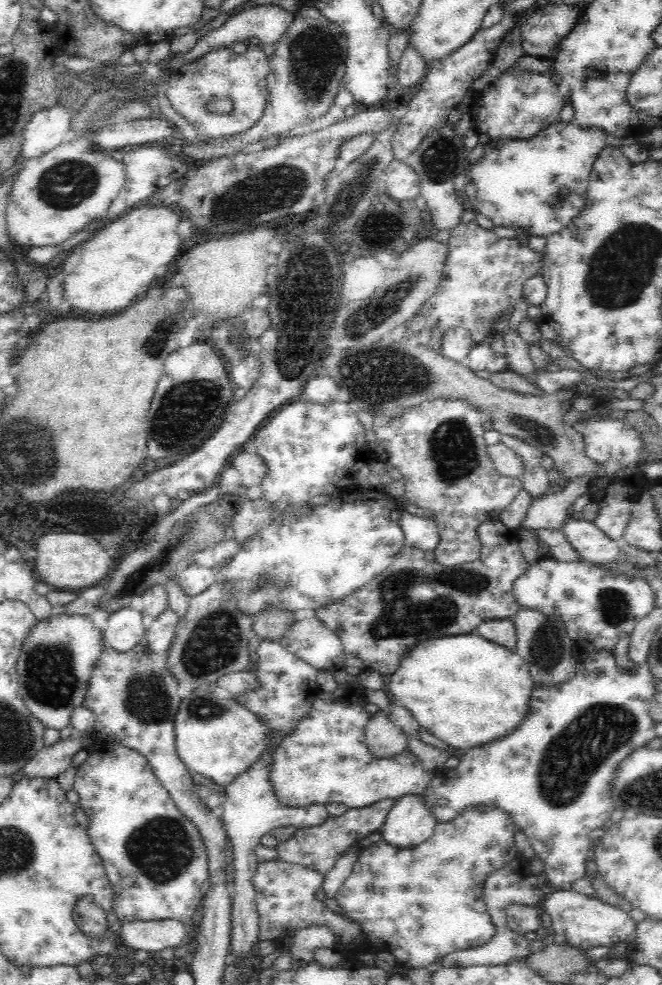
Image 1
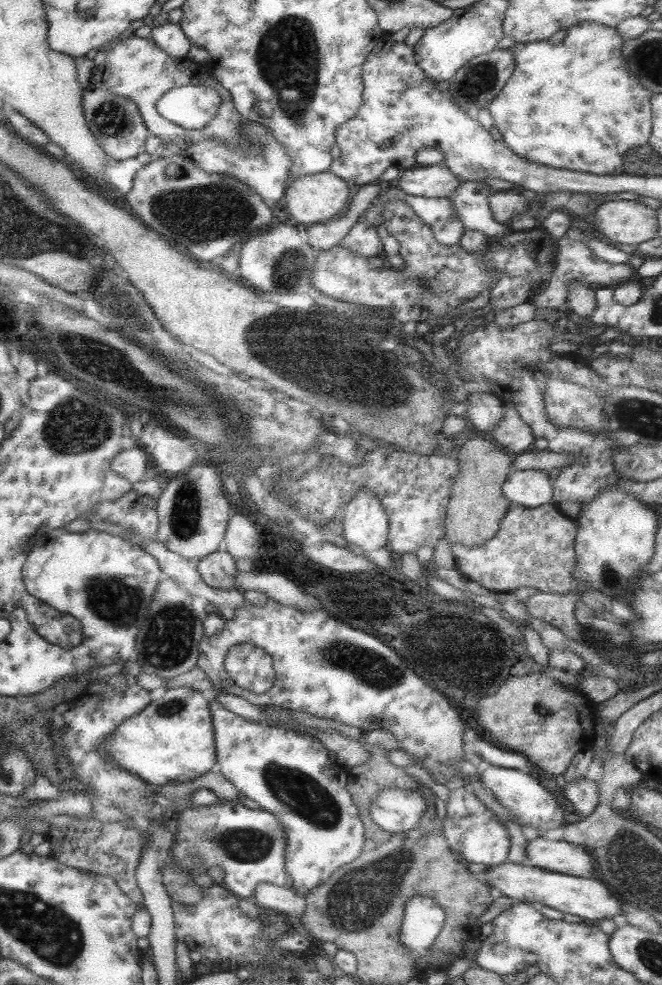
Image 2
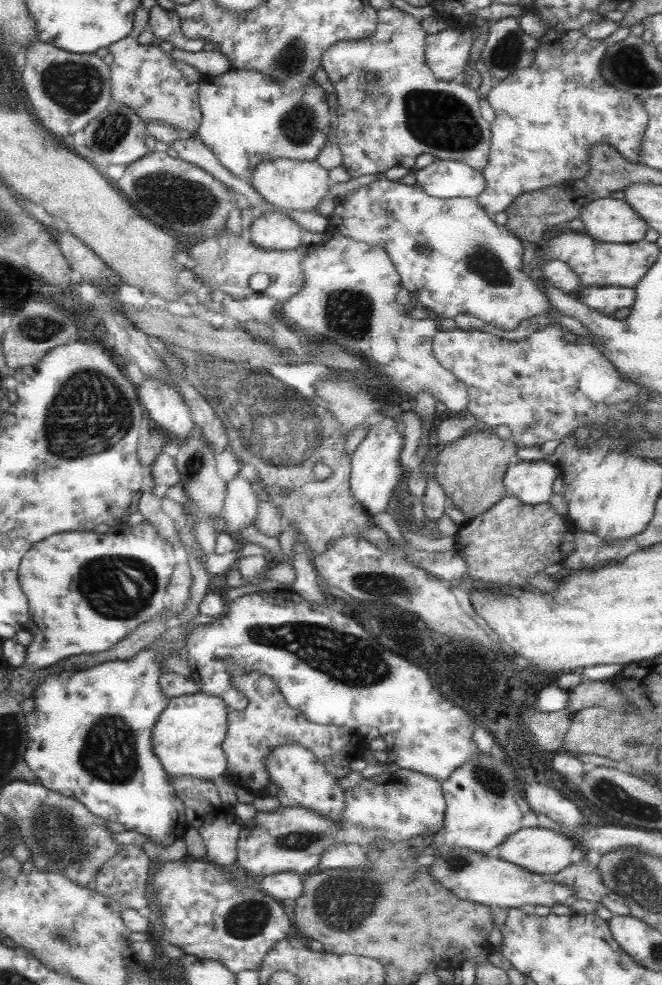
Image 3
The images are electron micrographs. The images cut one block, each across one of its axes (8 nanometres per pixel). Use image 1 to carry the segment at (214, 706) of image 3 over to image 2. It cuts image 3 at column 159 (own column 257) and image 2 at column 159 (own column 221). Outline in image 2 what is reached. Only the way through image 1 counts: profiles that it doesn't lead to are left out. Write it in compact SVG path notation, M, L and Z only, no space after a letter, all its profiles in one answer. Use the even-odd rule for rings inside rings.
M187 686L167 689L163 696L149 701L141 712L121 721L114 731L103 738L99 745L99 754L105 762L141 778L154 788L165 783L181 783L189 781L197 775L206 773L215 765L215 746L209 702L199 691Z

